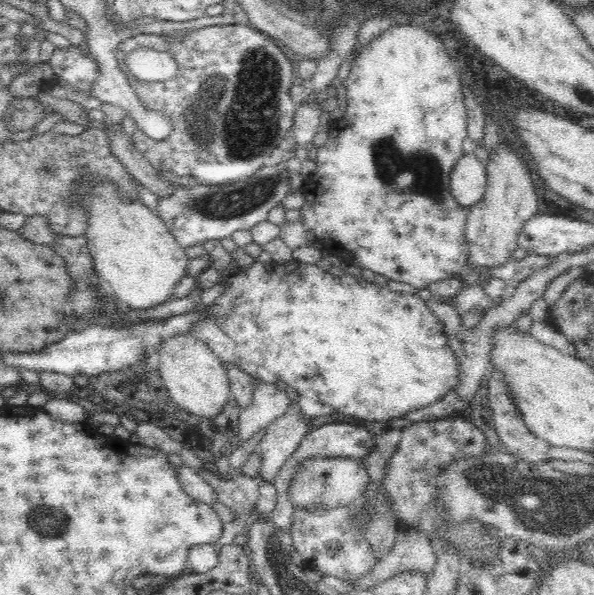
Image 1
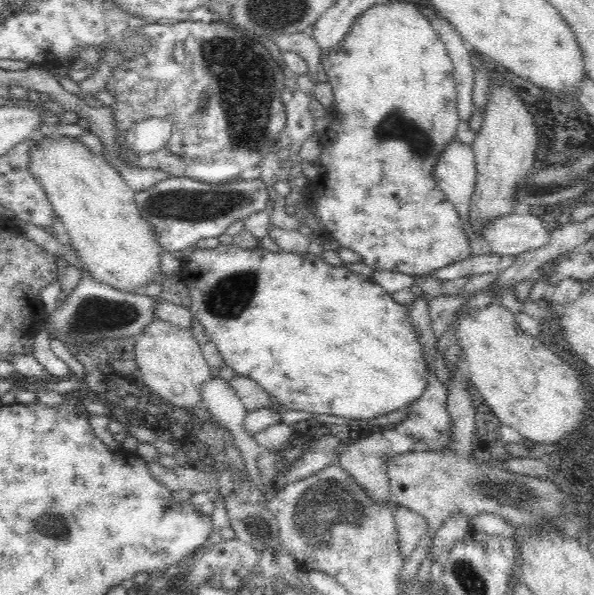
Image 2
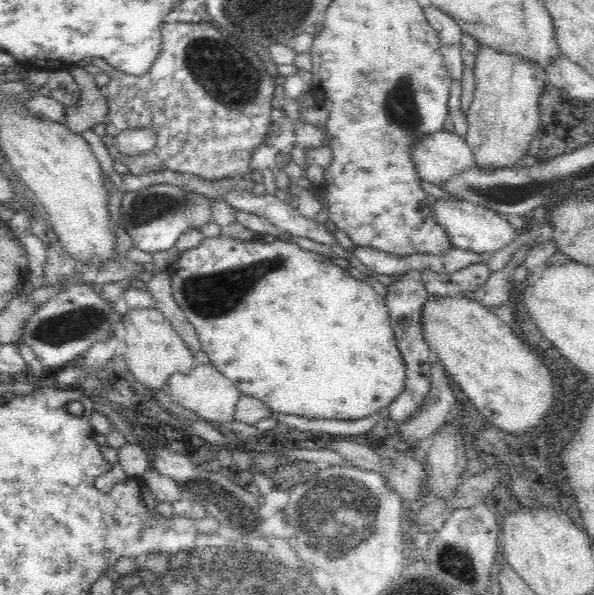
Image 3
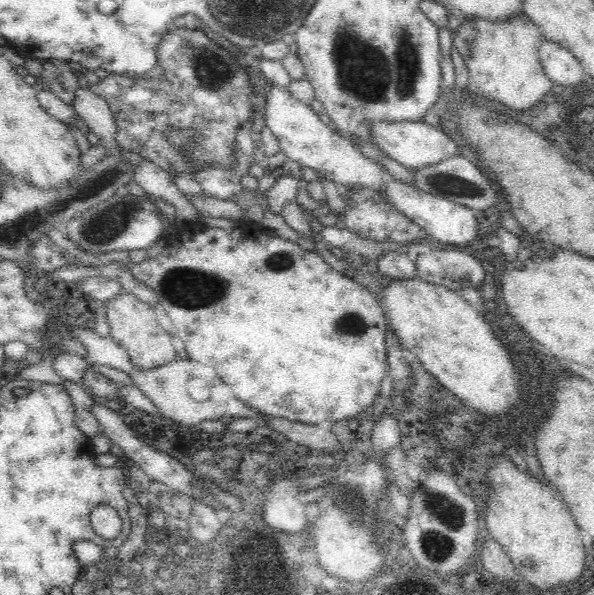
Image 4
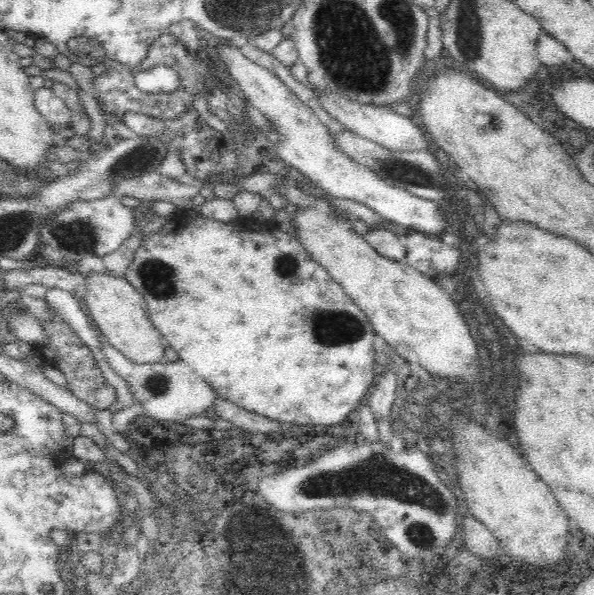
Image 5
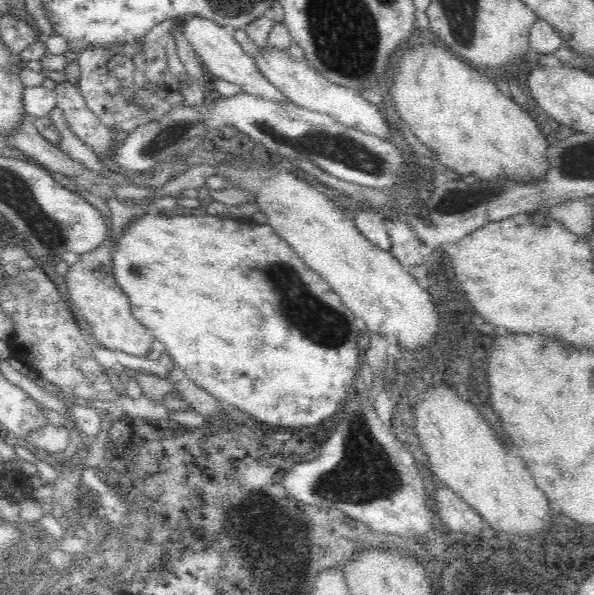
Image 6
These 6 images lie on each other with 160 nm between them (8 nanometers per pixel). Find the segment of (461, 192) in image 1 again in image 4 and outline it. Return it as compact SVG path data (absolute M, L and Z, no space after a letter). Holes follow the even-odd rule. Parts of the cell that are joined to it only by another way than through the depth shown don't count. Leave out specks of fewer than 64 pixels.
M381 122L373 126L375 144L397 163L410 170L424 170L428 166L438 166L450 158L462 156L460 146L440 127L425 122Z

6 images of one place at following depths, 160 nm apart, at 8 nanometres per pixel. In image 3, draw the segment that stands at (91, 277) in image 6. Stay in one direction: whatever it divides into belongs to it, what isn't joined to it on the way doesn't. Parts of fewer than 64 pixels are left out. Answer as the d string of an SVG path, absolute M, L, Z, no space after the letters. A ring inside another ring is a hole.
M160 309L134 310L126 314L122 326L122 335L126 348L123 353L130 372L136 380L154 392L169 393L169 380L175 374L189 375L197 362L194 353L175 331L173 324L162 315Z

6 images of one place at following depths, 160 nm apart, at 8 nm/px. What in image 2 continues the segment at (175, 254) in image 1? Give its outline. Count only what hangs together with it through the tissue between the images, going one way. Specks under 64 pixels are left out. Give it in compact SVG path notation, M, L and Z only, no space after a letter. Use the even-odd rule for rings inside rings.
M51 136L43 137L39 145L32 147L30 171L48 193L48 199L60 221L59 225L63 225L72 237L72 247L76 249L83 265L98 282L132 294L144 294L144 288L156 283L155 276L162 273L160 258L164 249L160 247L154 227L148 223L146 216L140 213L136 205L137 193L128 186L117 170L92 153L84 144L62 136Z

